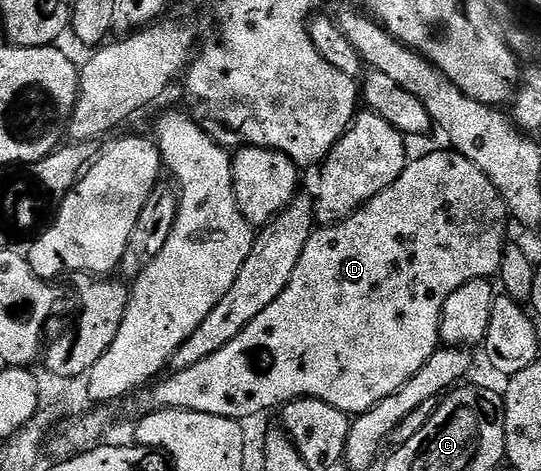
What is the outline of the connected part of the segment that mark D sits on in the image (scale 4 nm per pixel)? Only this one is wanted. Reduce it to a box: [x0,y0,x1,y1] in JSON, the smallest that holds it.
[136,151,510,419]

